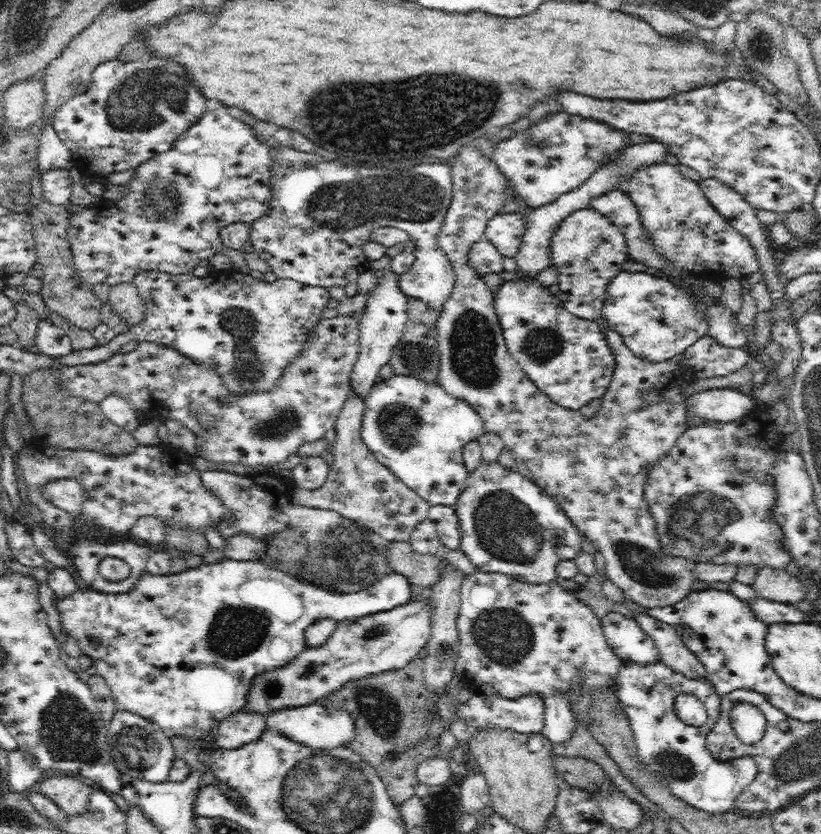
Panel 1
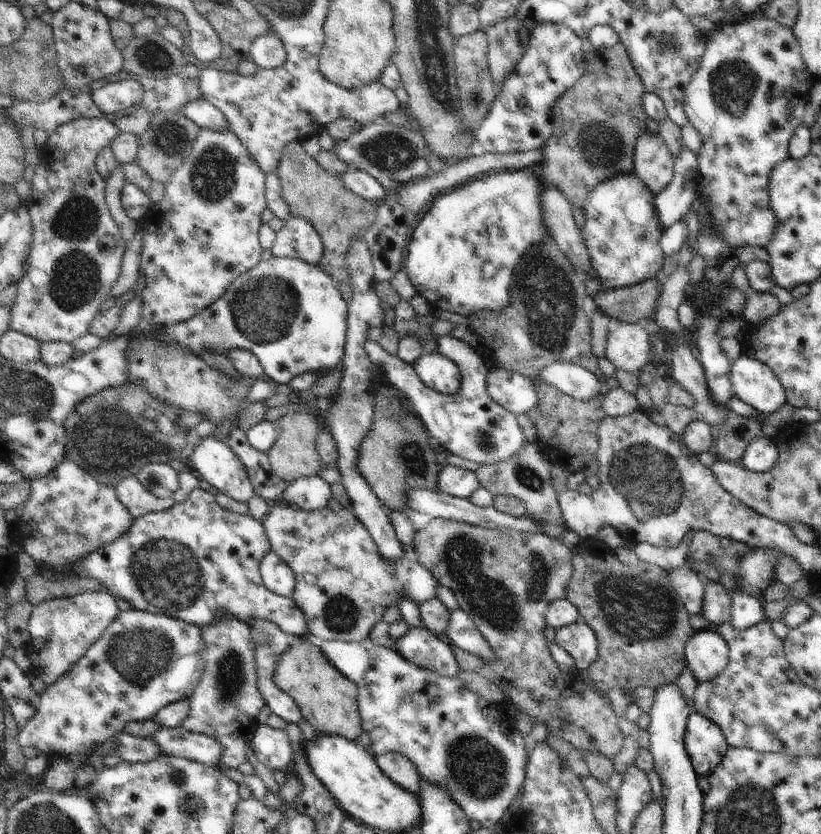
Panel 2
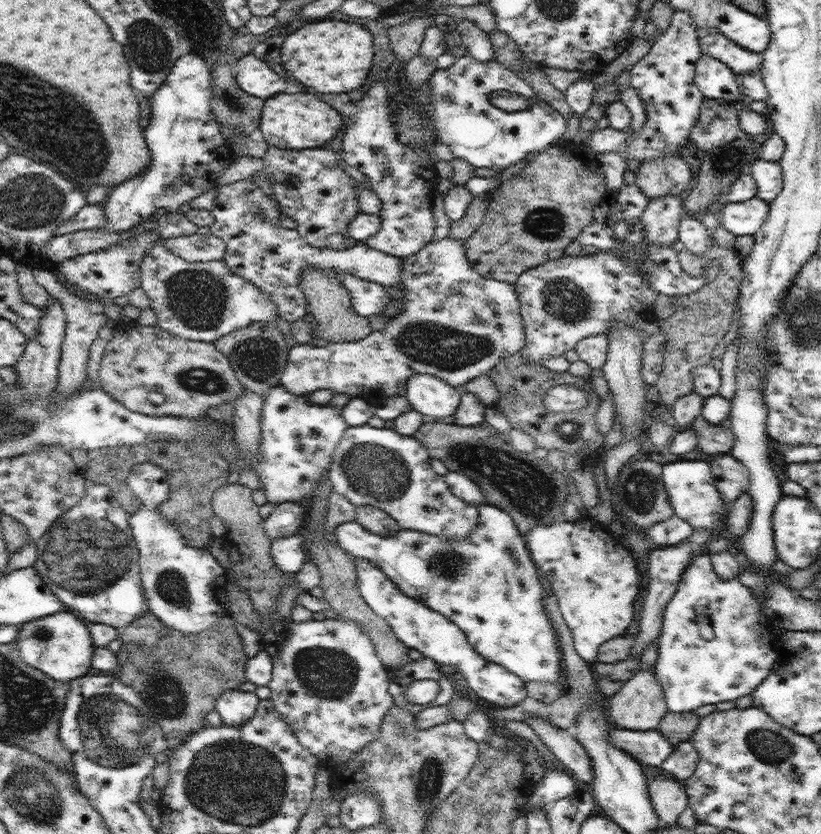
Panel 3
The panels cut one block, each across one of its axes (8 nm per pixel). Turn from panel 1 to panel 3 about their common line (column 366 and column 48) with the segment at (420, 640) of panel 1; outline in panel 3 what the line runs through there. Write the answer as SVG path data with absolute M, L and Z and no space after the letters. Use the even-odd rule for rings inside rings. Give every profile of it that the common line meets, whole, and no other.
M57 612L25 622L15 640L22 660L41 670L54 680L74 680L81 676L92 674L92 655L95 649L88 623L72 612Z

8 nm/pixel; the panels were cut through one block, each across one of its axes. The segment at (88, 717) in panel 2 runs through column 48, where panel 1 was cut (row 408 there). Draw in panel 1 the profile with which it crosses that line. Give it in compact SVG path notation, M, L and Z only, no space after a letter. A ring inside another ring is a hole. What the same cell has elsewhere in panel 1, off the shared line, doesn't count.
M716 388L696 392L687 399L687 412L696 418L717 422L737 421L756 408L755 399L735 388Z

